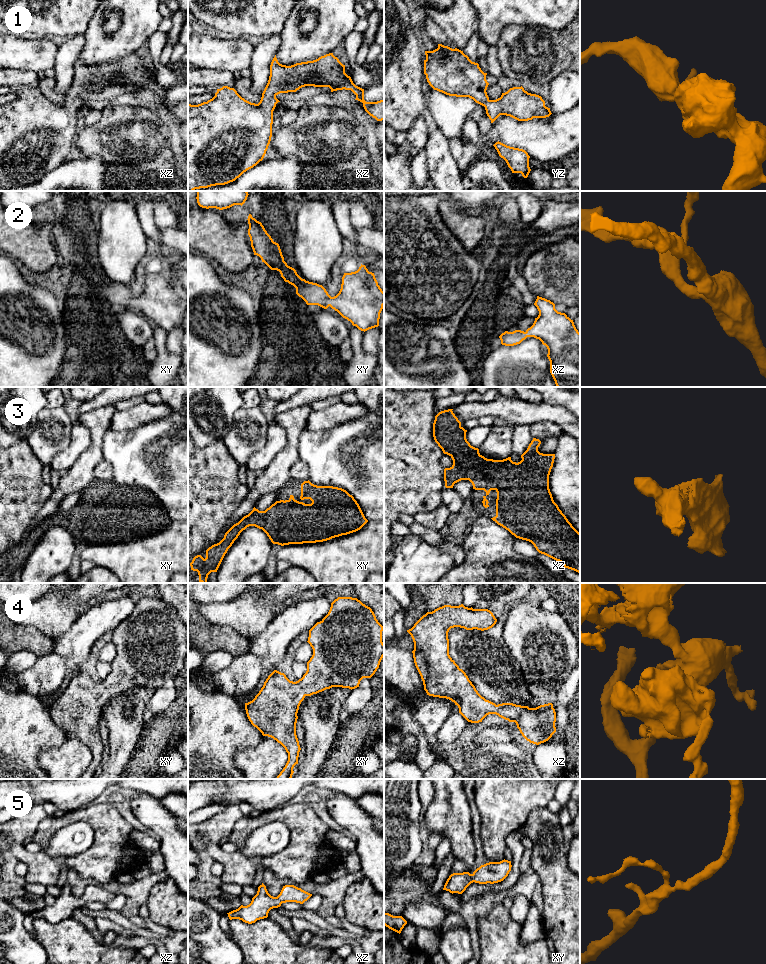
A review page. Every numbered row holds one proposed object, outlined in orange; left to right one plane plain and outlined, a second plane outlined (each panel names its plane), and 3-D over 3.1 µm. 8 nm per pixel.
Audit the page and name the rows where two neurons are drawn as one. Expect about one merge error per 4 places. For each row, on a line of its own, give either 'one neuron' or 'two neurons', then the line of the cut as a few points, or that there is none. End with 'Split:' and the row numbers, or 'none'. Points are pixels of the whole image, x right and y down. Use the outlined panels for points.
1: one neuron; cut none
2: one neuron; cut none
3: one neuron; cut none
4: one neuron; cut none
5: one neuron; cut none
Split: none

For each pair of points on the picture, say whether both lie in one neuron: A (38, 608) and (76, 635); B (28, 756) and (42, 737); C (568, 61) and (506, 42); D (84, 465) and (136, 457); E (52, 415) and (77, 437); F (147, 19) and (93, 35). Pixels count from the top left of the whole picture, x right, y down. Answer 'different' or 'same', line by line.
A: different
B: same
C: same
D: different
E: different
F: same

